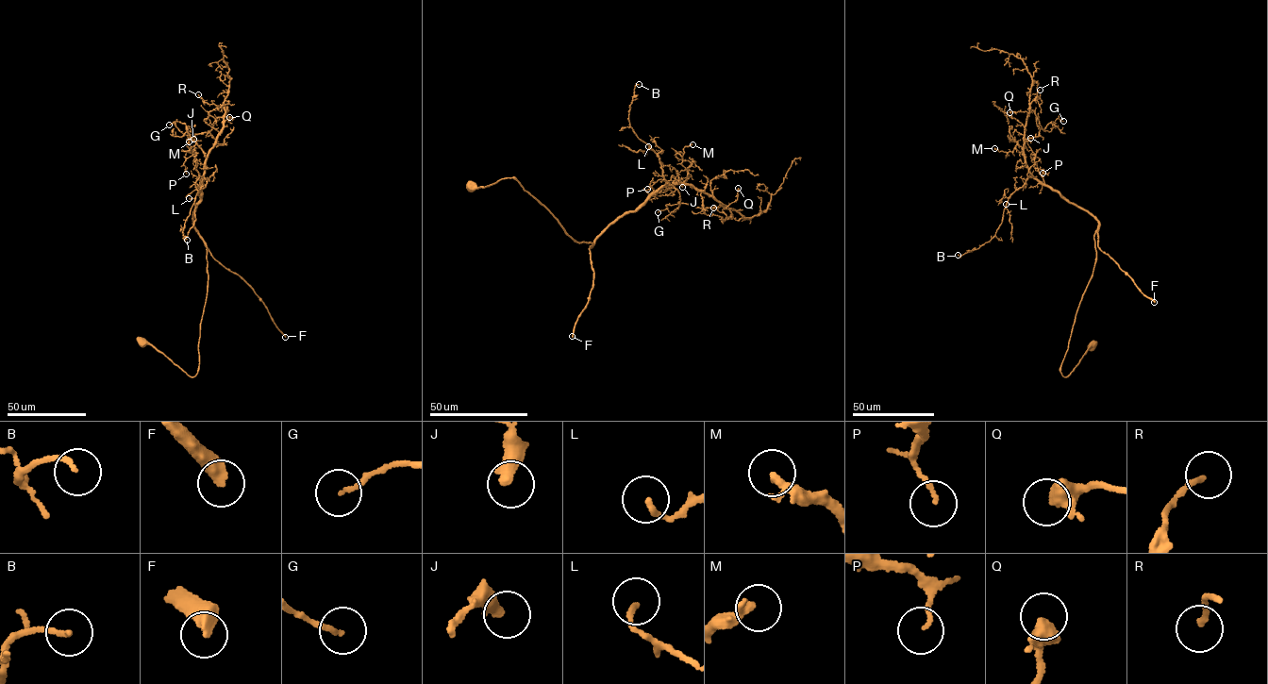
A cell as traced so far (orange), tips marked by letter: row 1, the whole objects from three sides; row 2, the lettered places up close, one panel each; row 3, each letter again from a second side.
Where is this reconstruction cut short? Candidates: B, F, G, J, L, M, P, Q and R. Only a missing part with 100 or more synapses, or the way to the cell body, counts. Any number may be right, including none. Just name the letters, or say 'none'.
F

